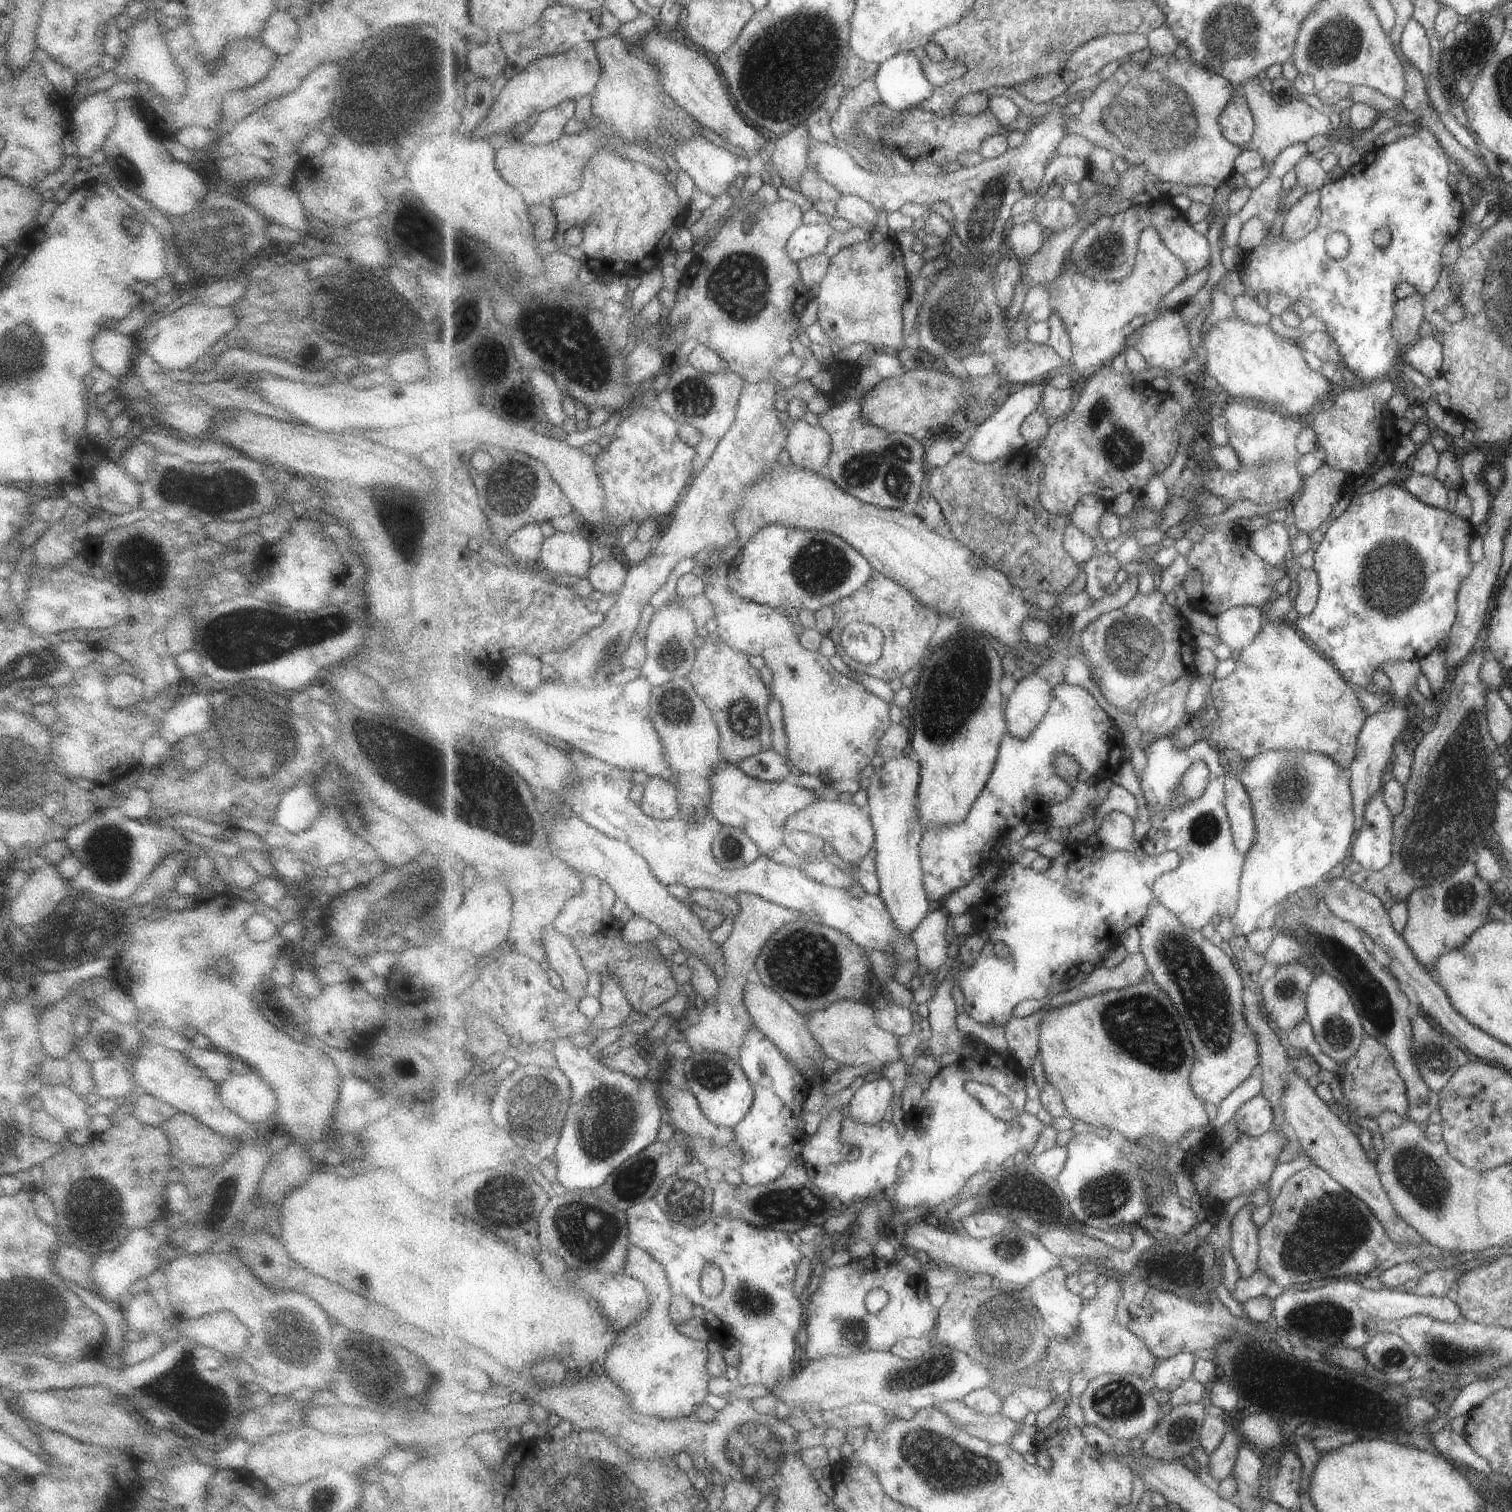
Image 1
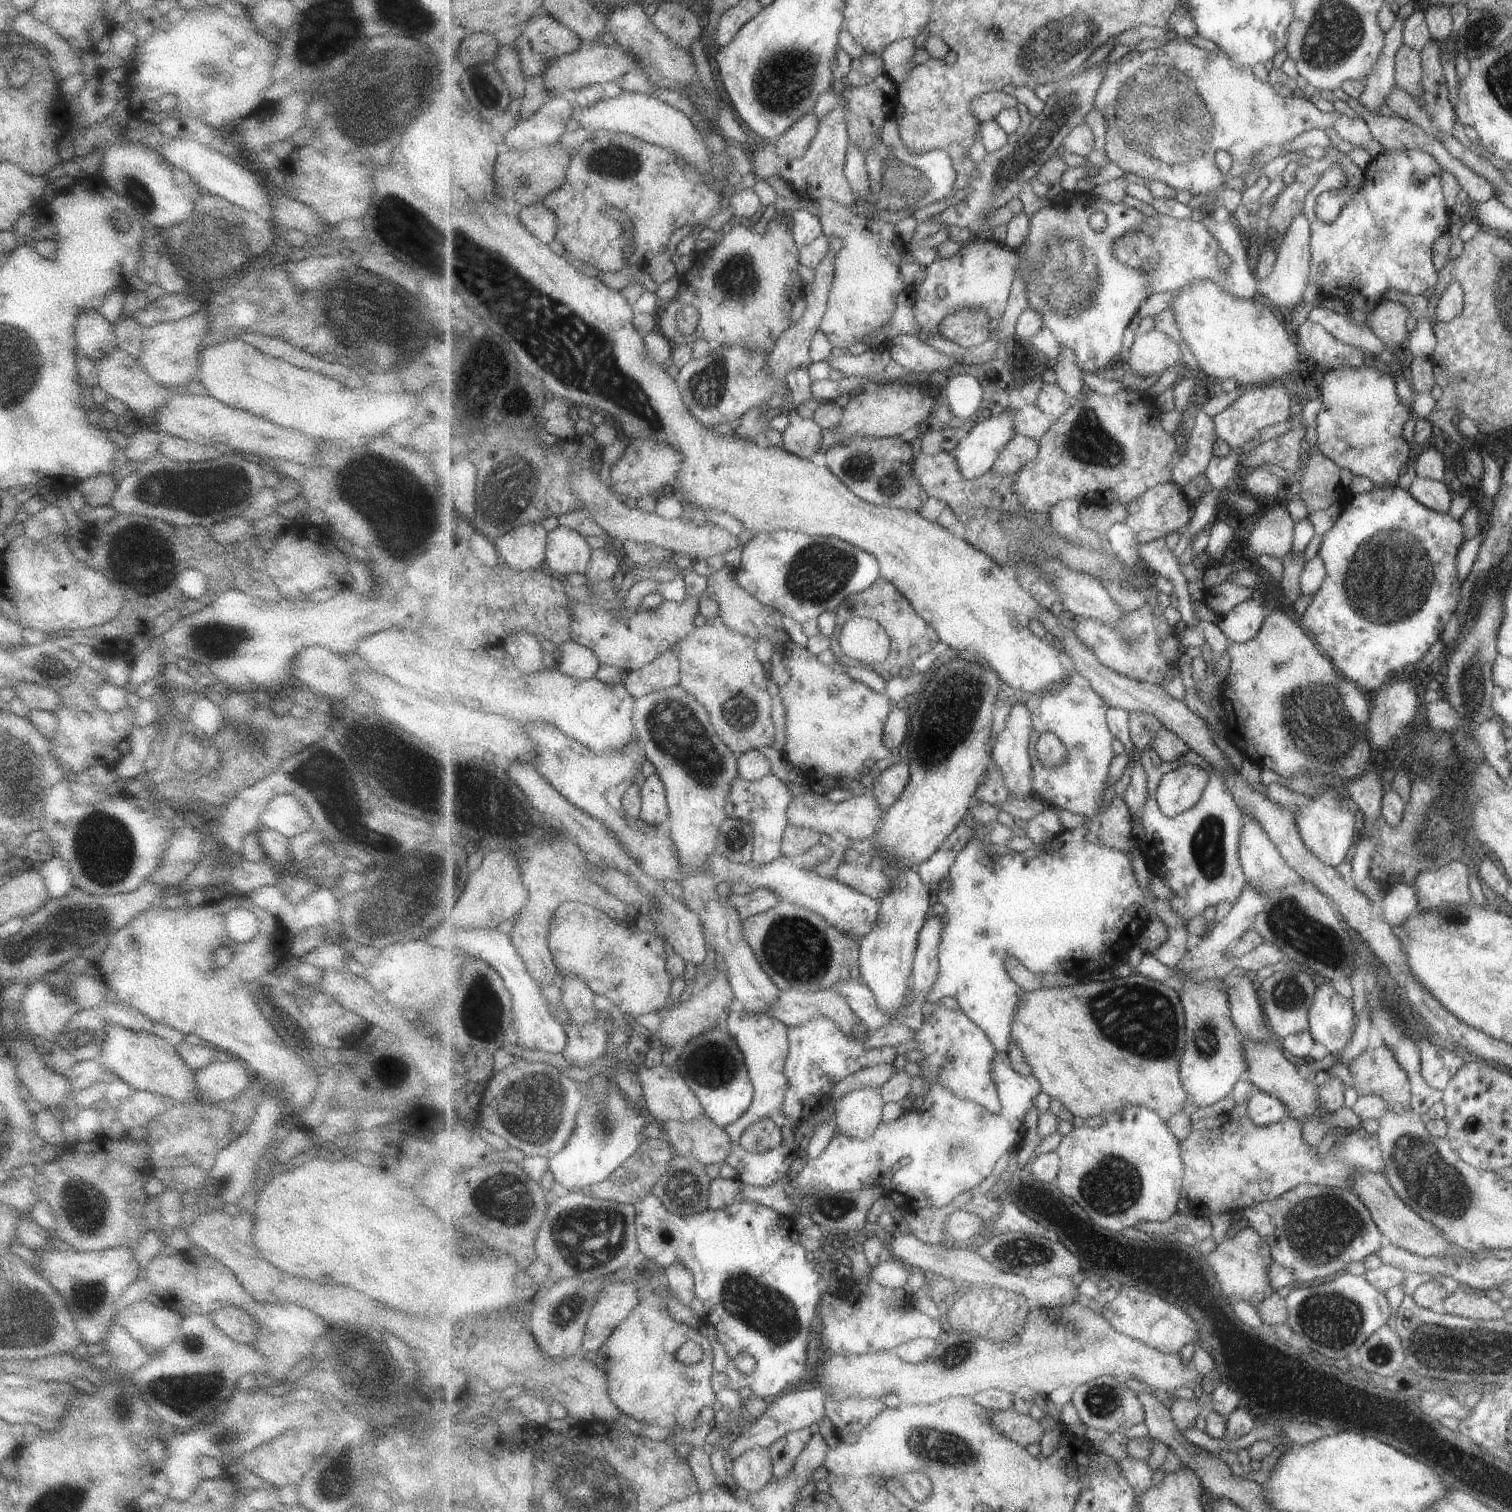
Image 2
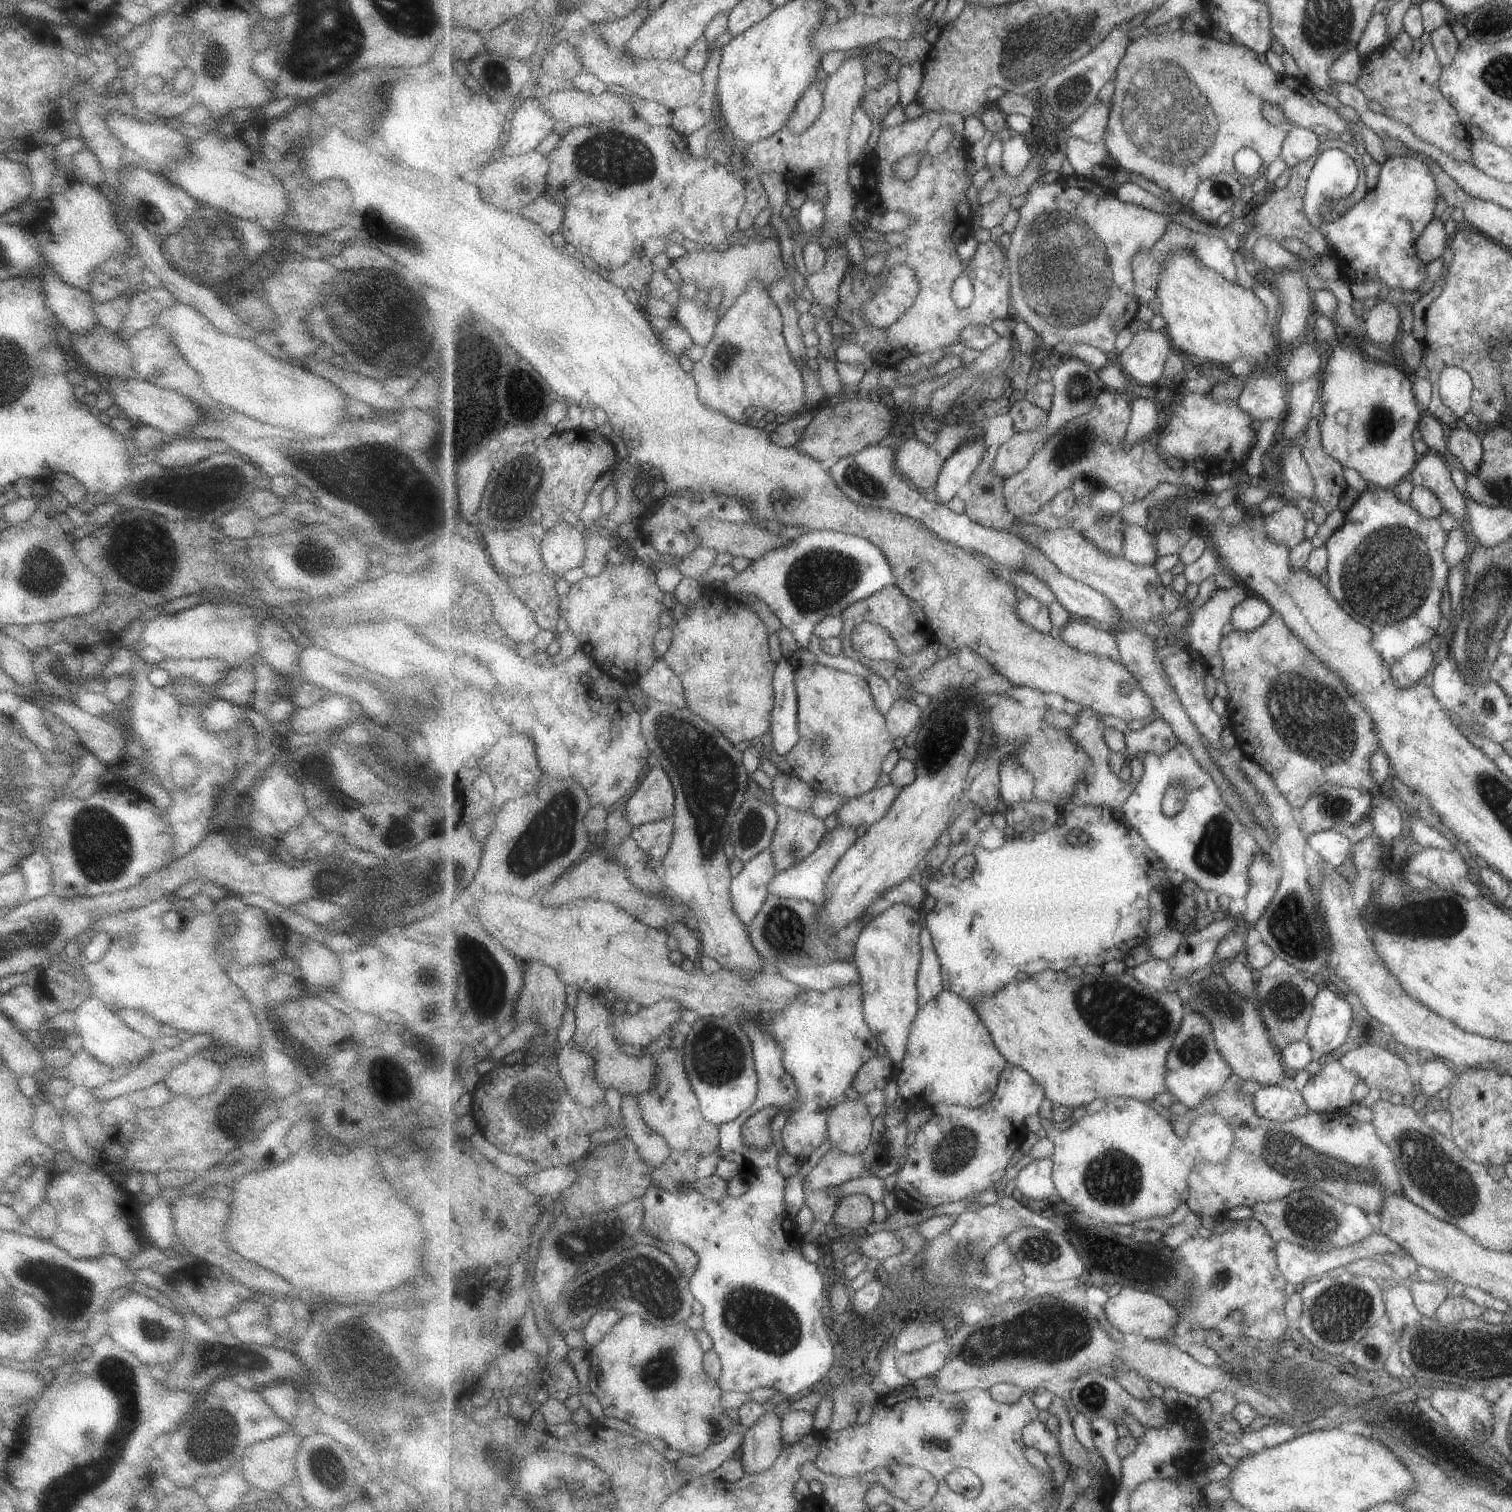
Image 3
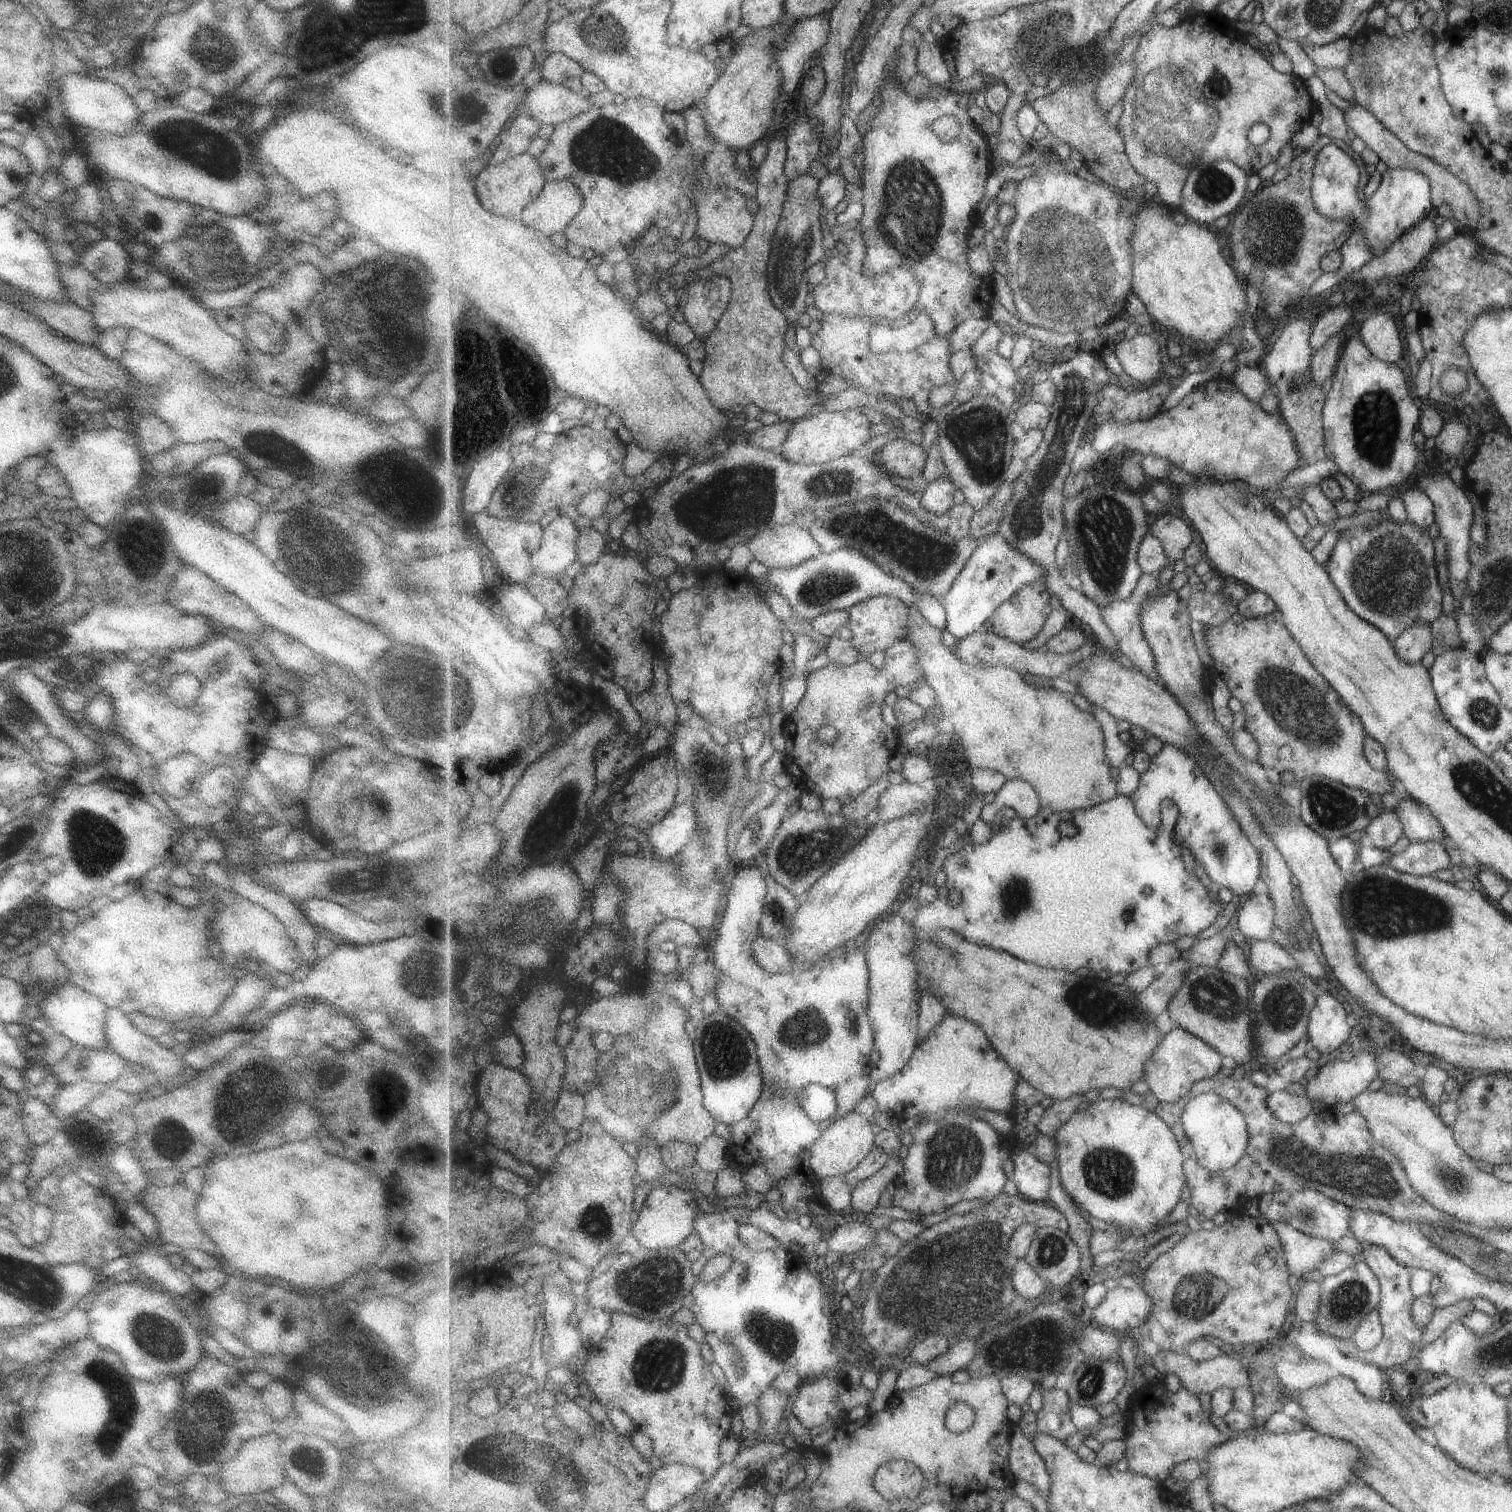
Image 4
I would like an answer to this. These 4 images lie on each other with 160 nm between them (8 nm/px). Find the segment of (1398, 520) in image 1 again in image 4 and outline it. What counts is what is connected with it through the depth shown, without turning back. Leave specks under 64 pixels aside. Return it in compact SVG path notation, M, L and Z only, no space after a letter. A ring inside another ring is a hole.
M1385 509L1380 512L1380 519L1375 526L1351 526L1343 531L1326 568L1331 580L1344 596L1345 604L1358 617L1380 629L1392 644L1408 626L1416 623L1429 625L1441 615L1441 589L1437 583L1433 558L1433 539L1426 533L1426 528L1407 522L1398 524Z

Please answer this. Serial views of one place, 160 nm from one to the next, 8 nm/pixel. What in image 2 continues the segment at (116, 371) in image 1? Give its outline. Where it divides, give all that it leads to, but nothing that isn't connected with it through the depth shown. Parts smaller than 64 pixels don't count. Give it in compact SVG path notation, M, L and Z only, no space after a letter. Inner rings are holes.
M85 309L76 318L76 350L92 361L99 361L118 348L116 334L99 311Z

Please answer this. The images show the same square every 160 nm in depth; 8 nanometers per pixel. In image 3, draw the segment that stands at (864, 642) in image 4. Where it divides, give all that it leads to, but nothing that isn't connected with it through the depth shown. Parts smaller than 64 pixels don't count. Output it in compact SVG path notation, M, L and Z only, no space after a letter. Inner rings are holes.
M897 586L885 587L881 591L877 591L875 595L868 596L867 599L863 599L853 603L852 607L847 607L845 612L841 613L844 618L844 631L838 636L843 643L842 656L853 660L859 661L861 664L869 667L873 674L885 677L886 679L895 674L897 663L892 664L886 661L874 661L866 656L860 655L851 644L851 635L854 628L859 626L859 623L867 622L882 626L883 629L889 629L891 636L899 648L899 652L903 656L918 653L925 647L928 642L935 642L935 634L932 631L931 621L927 618L925 611L918 602L915 602L912 598L909 598L903 591Z

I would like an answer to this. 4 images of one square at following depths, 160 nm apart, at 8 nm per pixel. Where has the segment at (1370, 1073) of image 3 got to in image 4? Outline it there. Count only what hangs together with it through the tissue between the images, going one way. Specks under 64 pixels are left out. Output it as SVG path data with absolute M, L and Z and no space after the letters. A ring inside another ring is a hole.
M1380 1050L1374 1056L1376 1057L1375 1078L1405 1089L1417 1082L1418 1078L1413 1070L1413 1062L1407 1056L1388 1050Z

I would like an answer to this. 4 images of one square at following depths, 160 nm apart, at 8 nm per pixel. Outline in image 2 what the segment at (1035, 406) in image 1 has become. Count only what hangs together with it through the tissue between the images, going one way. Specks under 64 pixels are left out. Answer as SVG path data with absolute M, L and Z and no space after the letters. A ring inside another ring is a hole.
M1011 405L997 416L984 419L960 440L955 455L961 474L966 479L976 479L992 470L1005 445L1018 433L1016 414L1019 409L1020 407Z

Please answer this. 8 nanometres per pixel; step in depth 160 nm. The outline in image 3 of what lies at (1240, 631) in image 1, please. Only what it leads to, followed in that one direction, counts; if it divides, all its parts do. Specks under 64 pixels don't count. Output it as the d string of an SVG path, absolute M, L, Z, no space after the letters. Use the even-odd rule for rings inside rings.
M1257 594L1249 595L1236 610L1233 611L1230 623L1234 630L1255 631L1259 628L1273 612L1272 606Z

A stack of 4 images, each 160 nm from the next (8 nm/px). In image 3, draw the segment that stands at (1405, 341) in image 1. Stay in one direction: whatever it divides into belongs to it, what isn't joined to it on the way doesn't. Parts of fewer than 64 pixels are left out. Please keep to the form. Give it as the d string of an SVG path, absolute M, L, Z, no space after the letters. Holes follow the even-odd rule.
M1378 300L1365 312L1363 319L1365 340L1370 343L1393 342L1395 334L1399 332L1399 316L1392 302Z

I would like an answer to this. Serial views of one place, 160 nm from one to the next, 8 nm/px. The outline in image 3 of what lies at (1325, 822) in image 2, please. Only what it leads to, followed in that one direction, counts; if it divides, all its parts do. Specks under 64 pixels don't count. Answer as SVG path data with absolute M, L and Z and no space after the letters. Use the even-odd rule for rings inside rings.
M1341 828L1327 829L1309 837L1313 850L1318 851L1319 856L1334 868L1341 866L1349 856L1350 840Z

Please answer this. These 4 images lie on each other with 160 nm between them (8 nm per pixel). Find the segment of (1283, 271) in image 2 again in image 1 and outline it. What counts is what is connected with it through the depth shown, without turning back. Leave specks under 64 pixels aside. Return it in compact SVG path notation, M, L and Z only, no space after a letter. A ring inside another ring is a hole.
M1320 190L1309 192L1309 194L1305 193L1288 211L1282 239L1289 240L1289 244L1295 244L1315 230L1319 224L1319 218L1321 218L1320 203Z

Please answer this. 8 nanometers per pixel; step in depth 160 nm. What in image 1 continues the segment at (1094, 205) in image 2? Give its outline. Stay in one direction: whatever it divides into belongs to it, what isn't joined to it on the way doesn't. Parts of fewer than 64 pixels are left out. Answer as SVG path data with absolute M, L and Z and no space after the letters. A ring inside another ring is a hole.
M1153 227L1143 230L1137 252L1131 274L1121 280L1087 276L1073 260L1066 257L1057 280L1043 284L1043 288L1049 292L1054 312L1061 316L1067 328L1073 350L1070 361L1074 363L1079 376L1086 380L1106 367L1118 354L1124 353L1128 343L1123 333L1126 324L1129 325L1138 315L1148 317L1173 288L1189 280L1187 266L1166 248Z

